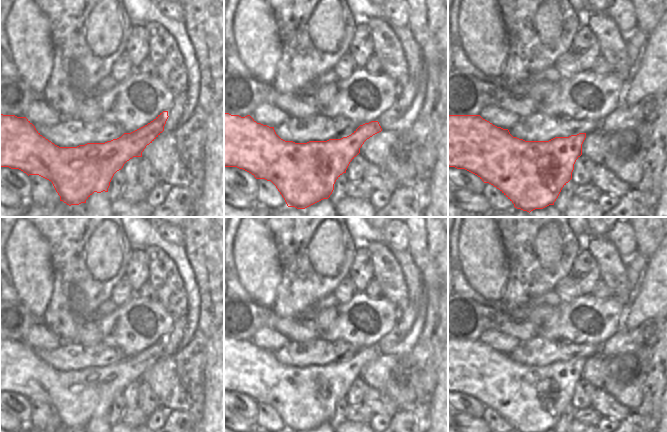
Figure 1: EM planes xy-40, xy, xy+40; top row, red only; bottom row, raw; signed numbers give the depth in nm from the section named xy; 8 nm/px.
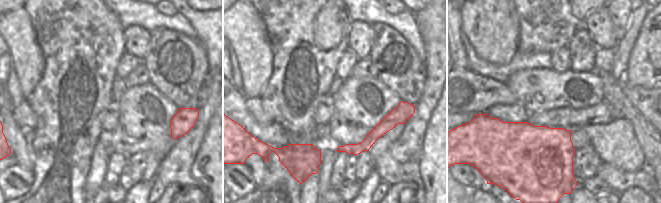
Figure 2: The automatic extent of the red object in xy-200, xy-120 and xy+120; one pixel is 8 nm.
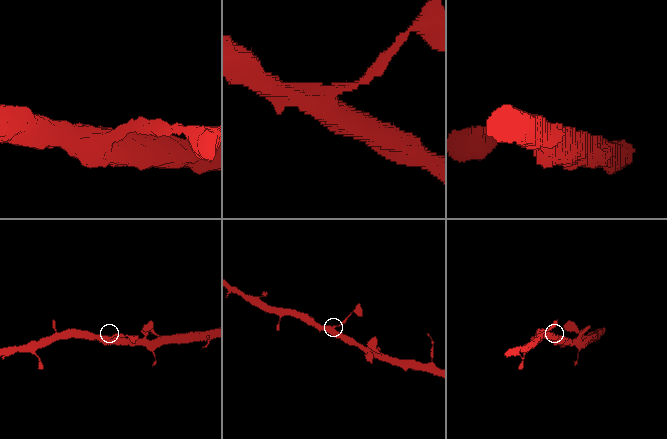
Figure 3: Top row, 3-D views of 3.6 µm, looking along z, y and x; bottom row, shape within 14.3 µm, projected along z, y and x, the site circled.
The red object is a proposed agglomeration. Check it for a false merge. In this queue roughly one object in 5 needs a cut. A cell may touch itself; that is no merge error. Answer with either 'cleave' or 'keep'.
keep

